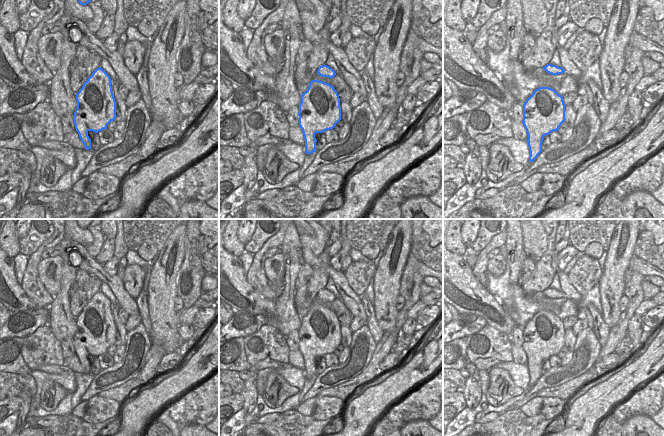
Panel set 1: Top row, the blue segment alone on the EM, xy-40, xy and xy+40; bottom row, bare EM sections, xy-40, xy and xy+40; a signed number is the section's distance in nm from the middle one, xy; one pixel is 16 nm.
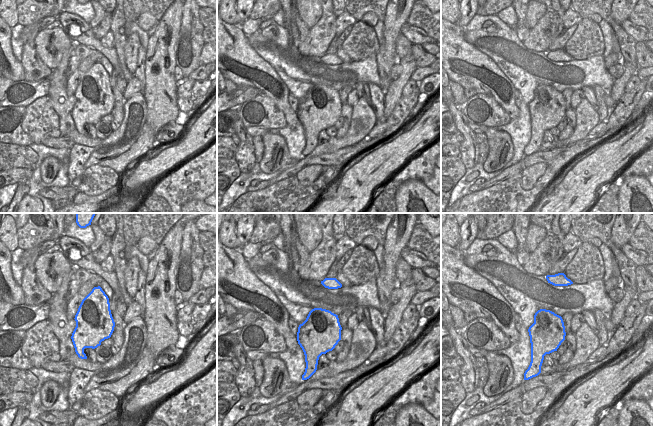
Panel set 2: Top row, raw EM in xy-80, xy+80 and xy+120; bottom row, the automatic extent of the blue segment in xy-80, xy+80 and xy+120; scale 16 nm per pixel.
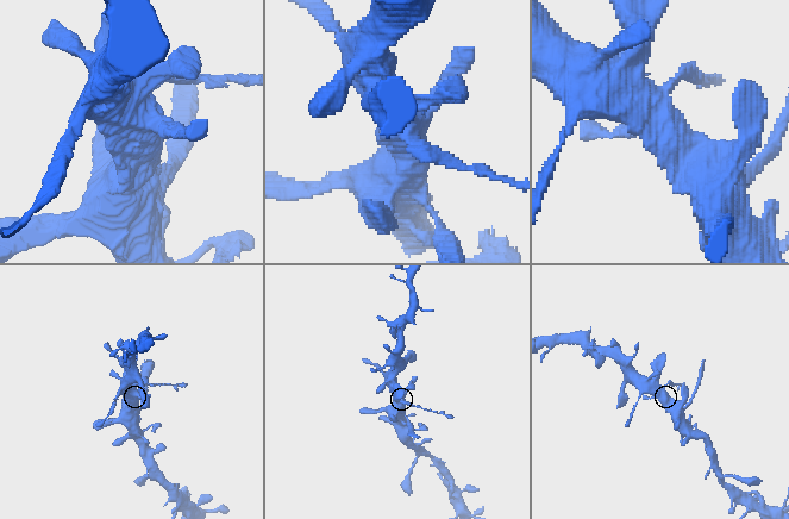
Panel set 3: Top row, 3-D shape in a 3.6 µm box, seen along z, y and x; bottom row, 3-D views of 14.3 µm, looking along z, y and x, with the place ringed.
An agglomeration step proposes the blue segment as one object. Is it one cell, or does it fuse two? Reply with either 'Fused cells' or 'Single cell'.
Fused cells

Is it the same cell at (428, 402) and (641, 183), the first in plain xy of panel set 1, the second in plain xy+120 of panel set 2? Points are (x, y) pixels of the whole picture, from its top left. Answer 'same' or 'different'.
different

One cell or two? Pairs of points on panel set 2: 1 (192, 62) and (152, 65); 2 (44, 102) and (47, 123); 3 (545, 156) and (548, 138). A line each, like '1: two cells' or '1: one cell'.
1: two cells
2: one cell
3: two cells

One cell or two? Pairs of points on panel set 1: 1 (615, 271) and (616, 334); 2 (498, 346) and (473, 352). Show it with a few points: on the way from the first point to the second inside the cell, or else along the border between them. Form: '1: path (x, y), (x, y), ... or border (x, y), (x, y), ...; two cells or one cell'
1: border (621, 312), (618, 321), (610, 329); two cells
2: path (492, 347), (486, 353), (479, 354); one cell

